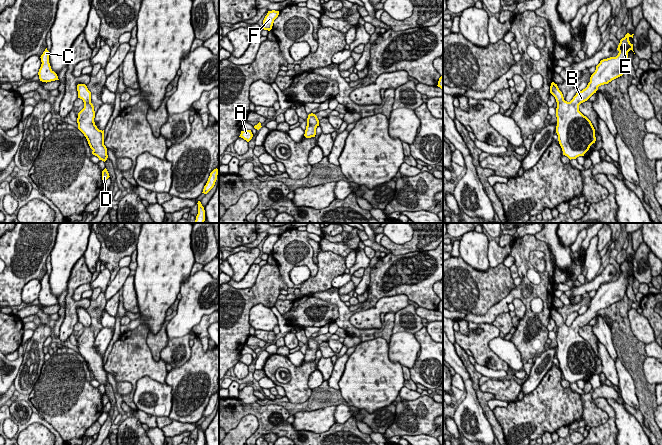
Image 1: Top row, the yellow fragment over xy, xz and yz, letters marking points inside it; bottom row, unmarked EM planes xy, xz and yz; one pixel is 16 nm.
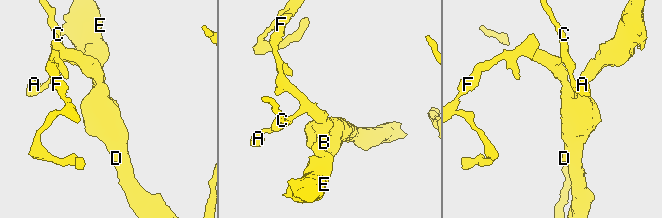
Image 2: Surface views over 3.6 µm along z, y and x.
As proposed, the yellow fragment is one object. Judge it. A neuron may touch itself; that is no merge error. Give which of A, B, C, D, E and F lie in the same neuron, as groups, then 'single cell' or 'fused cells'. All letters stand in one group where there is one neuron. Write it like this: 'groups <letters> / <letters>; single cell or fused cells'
groups A B C D E F; single cell

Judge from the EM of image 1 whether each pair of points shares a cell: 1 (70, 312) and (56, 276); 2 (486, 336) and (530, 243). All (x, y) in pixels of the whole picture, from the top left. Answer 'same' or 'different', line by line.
1: different
2: different

